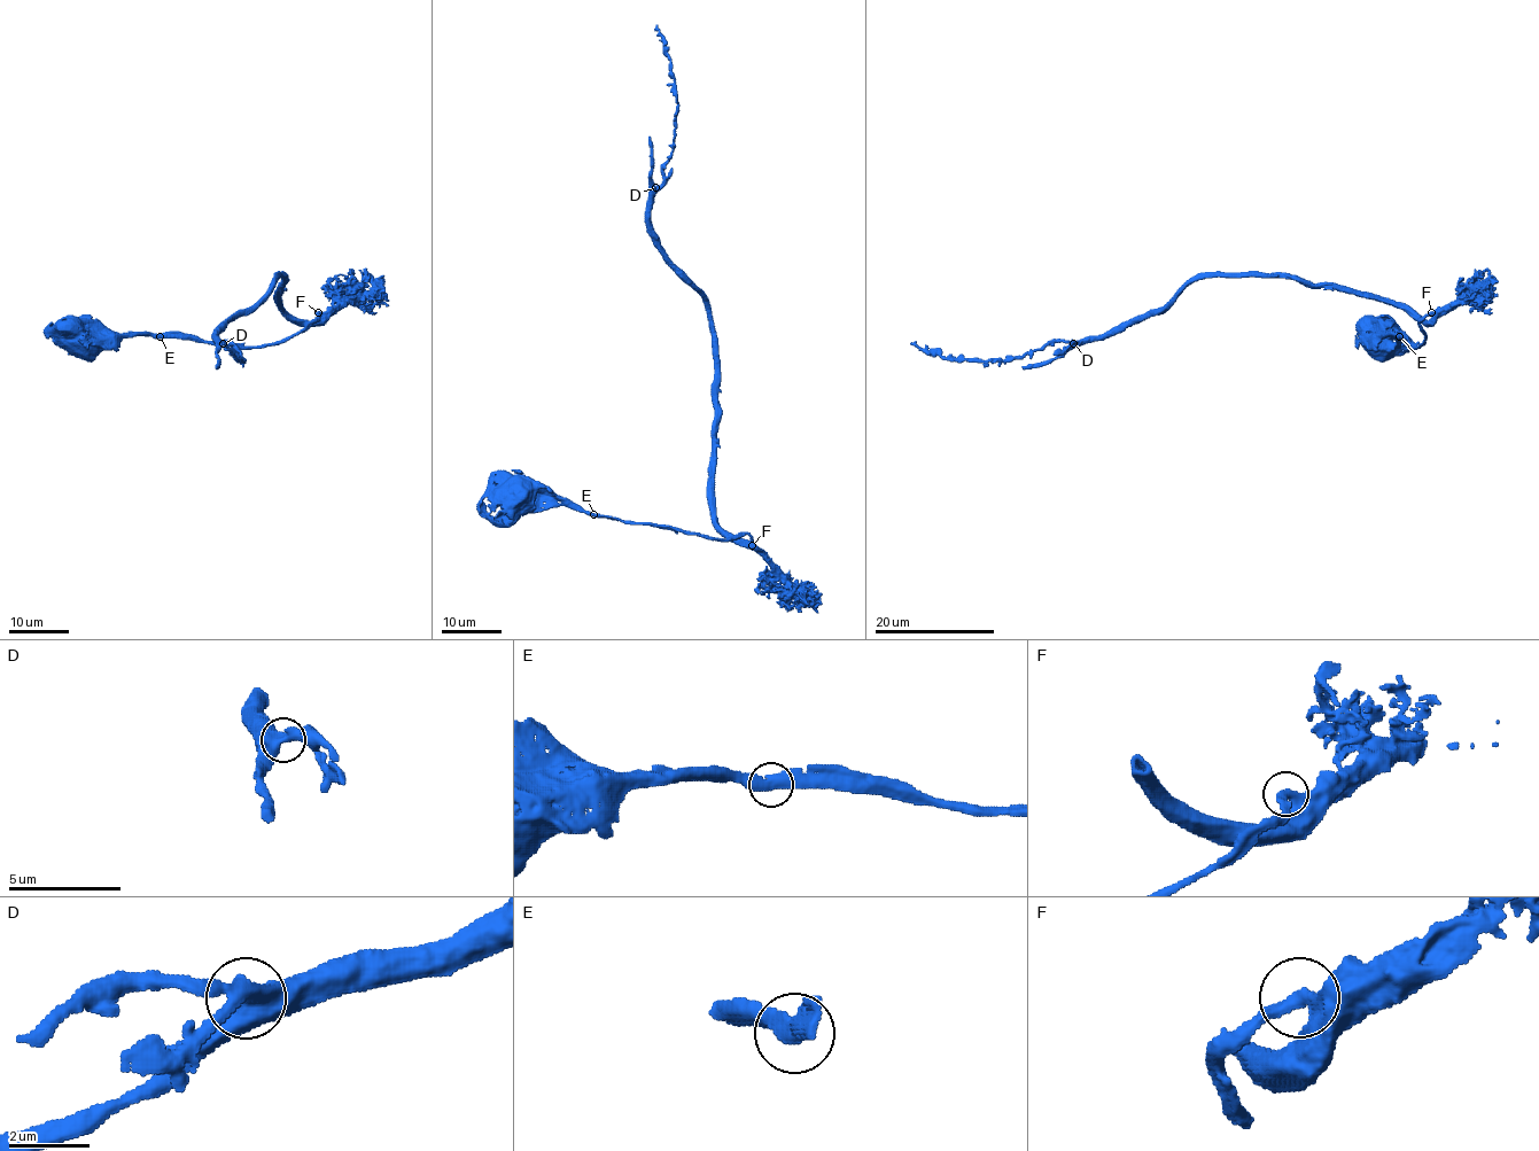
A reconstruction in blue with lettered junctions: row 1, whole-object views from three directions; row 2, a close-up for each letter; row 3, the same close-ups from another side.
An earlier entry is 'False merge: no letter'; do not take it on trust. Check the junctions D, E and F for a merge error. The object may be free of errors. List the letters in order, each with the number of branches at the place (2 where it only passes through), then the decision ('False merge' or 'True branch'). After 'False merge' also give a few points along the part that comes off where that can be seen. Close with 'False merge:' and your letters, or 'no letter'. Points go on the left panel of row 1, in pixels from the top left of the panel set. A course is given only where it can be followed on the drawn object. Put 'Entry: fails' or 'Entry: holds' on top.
Entry: holds
D: Branches: 2. True branch
E: Branches: 2. True branch
F: Branches: 2. True branch
False merge: no letter

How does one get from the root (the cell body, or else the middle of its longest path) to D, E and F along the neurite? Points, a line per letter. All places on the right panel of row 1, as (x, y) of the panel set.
D: (1381, 343), (1391, 333), (1417, 345), (1422, 324), (1374, 298), (1260, 275), (1192, 279), (1163, 306), (1073, 343)
E: (1381, 343), (1391, 333), (1400, 337)
F: (1381, 343), (1391, 333), (1417, 345), (1425, 337), (1420, 321), (1431, 313)

